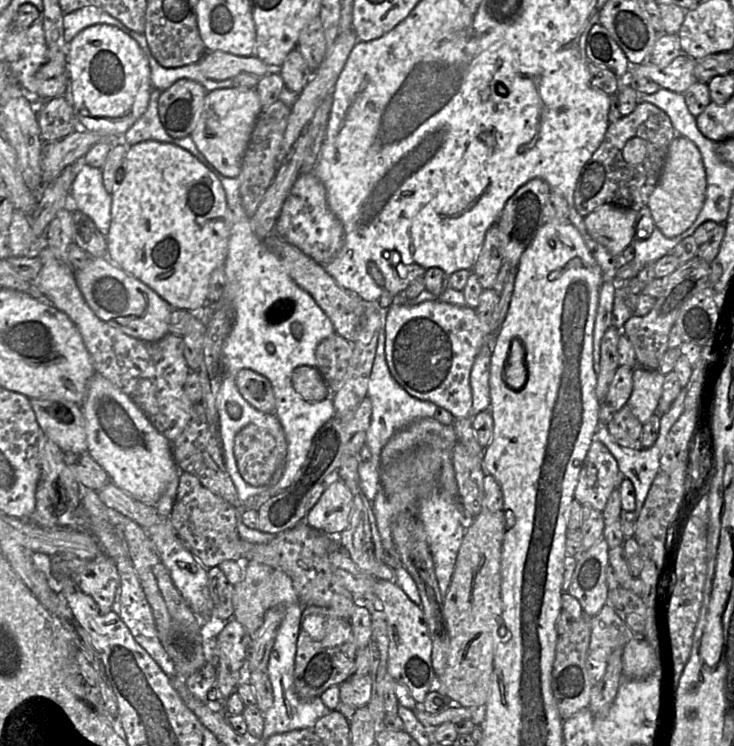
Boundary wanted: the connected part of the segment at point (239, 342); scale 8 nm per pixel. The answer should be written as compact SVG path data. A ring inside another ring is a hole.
M232 218L232 228L231 228L231 233L230 233L229 243L228 243L228 253L227 253L227 257L226 257L226 260L225 260L225 274L226 274L226 284L225 284L224 291L228 294L228 298L232 298L232 300L235 301L235 307L236 307L237 316L236 316L236 318L235 318L235 326L234 326L232 332L230 333L229 337L227 338L227 340L226 340L226 342L225 342L225 344L224 344L224 347L223 347L223 356L225 357L225 379L223 380L222 385L221 385L221 388L220 388L218 394L217 394L217 398L216 398L216 407L217 407L218 414L219 414L219 431L220 431L220 436L221 436L221 440L222 440L222 447L223 447L223 452L224 452L224 463L225 463L225 466L226 466L226 468L227 468L227 470L228 470L230 476L231 476L232 482L234 483L234 485L235 485L235 487L236 487L236 490L237 490L237 492L238 492L238 496L239 496L240 500L241 500L242 502L245 502L245 501L247 501L247 500L249 500L249 499L251 499L251 498L253 498L253 497L255 497L255 496L257 496L257 495L263 493L263 492L265 492L269 487L272 487L273 485L275 485L275 484L279 481L279 479L281 478L281 476L282 476L282 474L283 474L284 463L285 463L286 461L288 461L289 459L293 459L292 462L296 461L296 463L297 463L297 462L300 462L300 463L301 463L300 466L298 467L298 470L296 471L296 473L298 473L299 470L301 469L301 467L303 466L305 460L306 460L306 457L307 457L307 455L308 455L308 453L309 453L309 450L310 450L310 447L311 447L311 445L312 445L312 440L313 440L314 436L316 435L316 433L318 432L318 430L319 430L324 424L326 424L330 419L332 419L332 418L335 416L335 408L334 408L333 400L332 400L332 397L331 397L331 396L330 396L330 397L327 397L326 399L324 399L324 400L322 400L322 401L320 401L320 402L317 402L317 403L307 402L307 401L305 401L305 400L301 397L300 394L298 394L298 393L295 391L295 389L294 389L294 387L293 387L293 385L292 385L292 372L293 372L293 370L294 370L295 368L297 368L298 366L311 366L311 367L316 367L316 368L317 368L317 366L316 366L316 365L317 365L317 360L316 360L316 356L315 356L316 348L317 348L318 344L319 344L321 341L323 341L325 338L329 337L330 335L334 334L334 333L335 333L335 329L334 329L333 324L332 324L331 320L329 319L329 317L324 313L324 311L321 309L321 307L315 302L315 300L313 299L313 297L312 297L307 291L305 291L305 290L302 289L299 285L297 285L297 283L296 283L296 282L291 278L291 276L288 274L288 272L286 271L285 267L283 266L283 264L282 264L281 261L279 260L279 258L278 258L273 252L271 252L271 251L270 251L270 250L264 245L263 240L259 239L259 238L256 236L256 234L254 233L253 229L252 229L252 227L251 227L251 219L250 219L250 222L249 222L249 220L248 220L247 218L243 218L243 221L234 221L234 222L233 222L233 218ZM296 324L300 325L301 328L302 328L302 332L301 332L300 337L296 337L296 336L294 335L294 333L293 333L293 327L294 327ZM242 369L250 369L250 370L253 370L253 371L255 371L255 372L257 372L257 373L263 375L264 377L266 377L266 378L271 382L272 387L273 387L273 391L274 391L275 402L276 402L276 404L275 404L275 414L276 414L276 416L278 417L278 420L279 420L280 424L282 425L282 427L280 426L280 424L279 424L279 422L277 421L276 418L274 418L273 416L270 416L270 415L267 415L267 414L264 414L264 413L260 413L260 412L258 412L258 410L255 409L252 405L250 405L250 404L249 404L249 403L243 398L243 396L240 394L240 392L239 392L239 390L238 390L238 388L237 388L236 382L235 382L235 378L236 378L237 373L238 373L240 370L242 370ZM230 403L238 404L238 405L242 408L242 415L241 415L241 417L240 417L239 419L237 419L237 420L232 419L232 418L229 416L229 414L228 414L227 406L228 406L228 404L230 404ZM249 424L255 424L255 425L257 425L257 426L259 426L259 427L261 427L261 428L264 428L265 430L267 430L267 431L268 431L268 432L274 437L274 439L275 439L275 441L276 441L276 446L277 446L277 449L278 449L278 468L276 469L275 473L273 474L273 476L272 476L272 478L271 478L269 484L268 484L268 485L265 485L265 486L255 487L255 486L251 486L251 485L249 485L247 482L245 482L245 480L242 478L242 476L241 476L241 474L240 474L240 472L239 472L239 470L238 470L237 462L236 462L236 459L235 459L235 456L234 456L234 440L235 440L235 437L236 437L237 433L238 433L241 429L243 429L245 426L247 426L247 425L249 425Z

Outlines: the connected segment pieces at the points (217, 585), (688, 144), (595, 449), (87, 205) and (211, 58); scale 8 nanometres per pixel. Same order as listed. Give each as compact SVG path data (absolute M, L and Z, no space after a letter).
M218 567L208 569L208 588L213 602L214 621L227 622L233 618L234 586Z
M677 135L668 148L659 182L647 203L655 226L665 237L678 236L693 224L703 207L706 186L706 173L699 149L687 137Z
M593 439L579 474L574 499L602 513L610 494L620 487L624 478L609 449Z
M83 165L71 187L71 203L87 215L107 238L111 225L112 196L104 188L102 170Z
M207 51L198 65L201 72L214 81L233 79L240 73L251 73L258 78L269 73L269 66L255 55L242 57L223 51Z

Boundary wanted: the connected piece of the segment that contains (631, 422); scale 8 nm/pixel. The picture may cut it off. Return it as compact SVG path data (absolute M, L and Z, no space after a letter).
M627 405L614 414L607 428L613 439L624 449L643 448L641 444L643 424L633 415Z

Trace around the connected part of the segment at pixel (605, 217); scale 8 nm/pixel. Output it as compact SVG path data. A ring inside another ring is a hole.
M603 204L584 217L589 235L618 258L633 242L638 211L613 204Z

